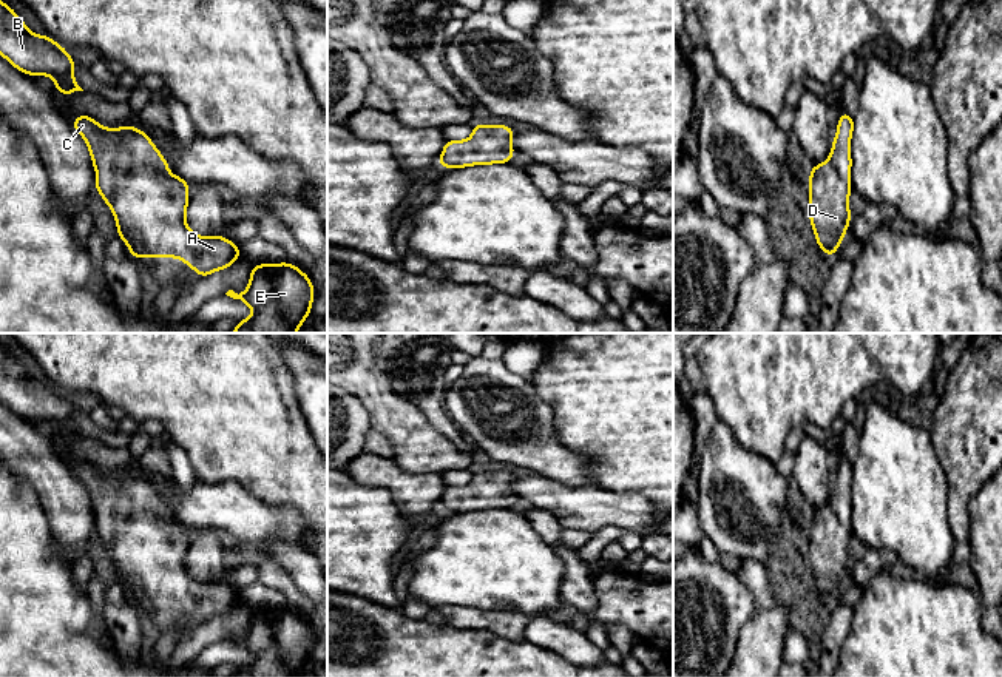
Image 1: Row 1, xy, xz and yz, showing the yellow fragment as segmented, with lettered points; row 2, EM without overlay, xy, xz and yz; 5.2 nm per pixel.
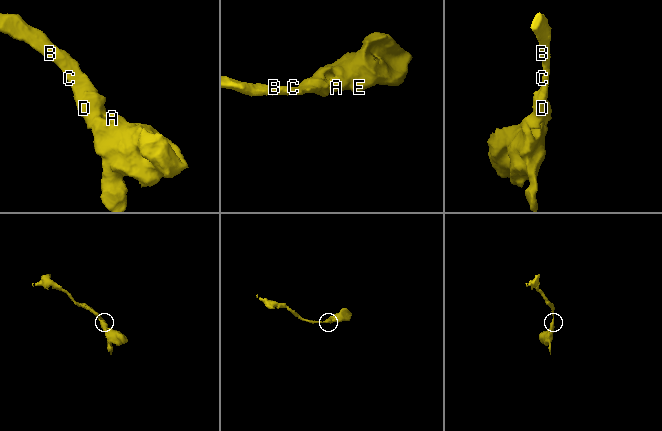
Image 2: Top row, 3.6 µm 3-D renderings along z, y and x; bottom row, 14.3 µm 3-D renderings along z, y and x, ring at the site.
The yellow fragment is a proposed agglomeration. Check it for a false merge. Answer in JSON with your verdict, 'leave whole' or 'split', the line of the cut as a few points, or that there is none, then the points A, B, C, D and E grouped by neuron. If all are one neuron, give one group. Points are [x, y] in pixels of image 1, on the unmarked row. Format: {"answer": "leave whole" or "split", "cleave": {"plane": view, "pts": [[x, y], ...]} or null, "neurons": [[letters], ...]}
{"answer": "leave whole", "cleave": null, "neurons": [["A", "B", "C", "D", "E"]]}

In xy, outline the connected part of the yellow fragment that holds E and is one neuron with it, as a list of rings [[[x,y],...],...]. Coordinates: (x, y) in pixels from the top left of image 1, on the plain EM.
[[[281,608],[252,611],[247,635],[241,640],[228,635],[225,640],[245,648],[253,657],[249,665],[238,665],[233,677],[298,677],[312,655],[315,634],[301,614]]]

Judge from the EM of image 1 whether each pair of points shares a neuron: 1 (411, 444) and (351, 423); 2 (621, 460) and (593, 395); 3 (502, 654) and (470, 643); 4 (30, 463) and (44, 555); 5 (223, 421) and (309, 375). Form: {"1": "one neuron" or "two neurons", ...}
{"1": "two neurons", "2": "one neuron", "3": "one neuron", "4": "two neurons", "5": "two neurons"}

